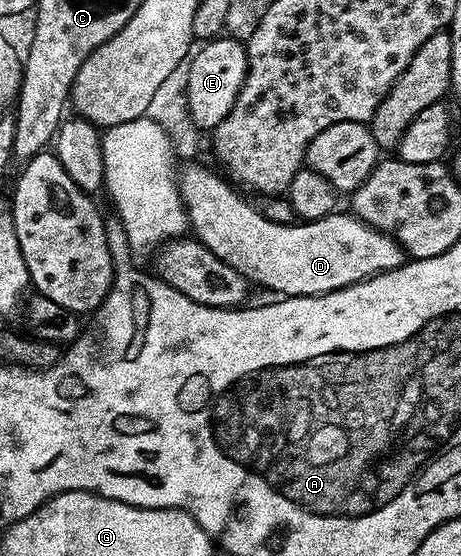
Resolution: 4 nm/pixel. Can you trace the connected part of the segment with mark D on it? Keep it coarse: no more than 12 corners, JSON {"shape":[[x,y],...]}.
{"shape":[[196,160],[196,241],[273,295],[329,294],[406,261],[351,212],[275,223]]}

